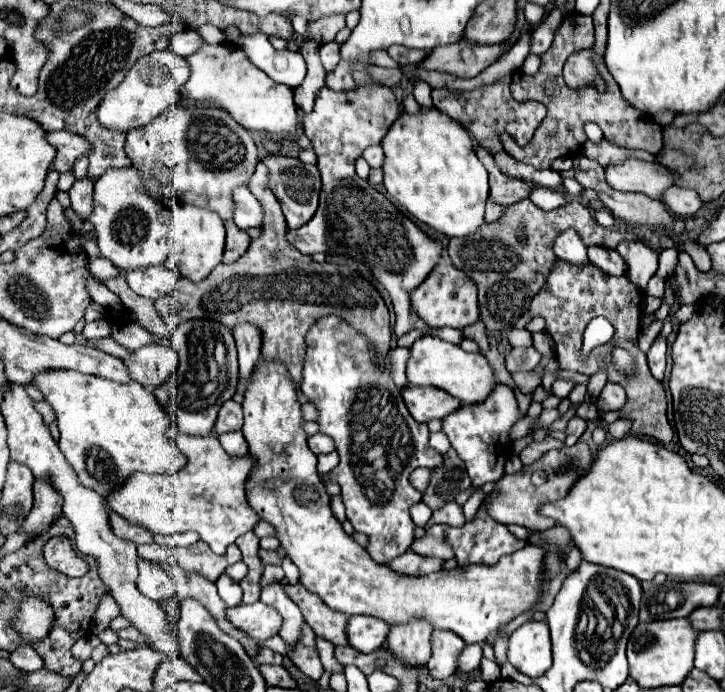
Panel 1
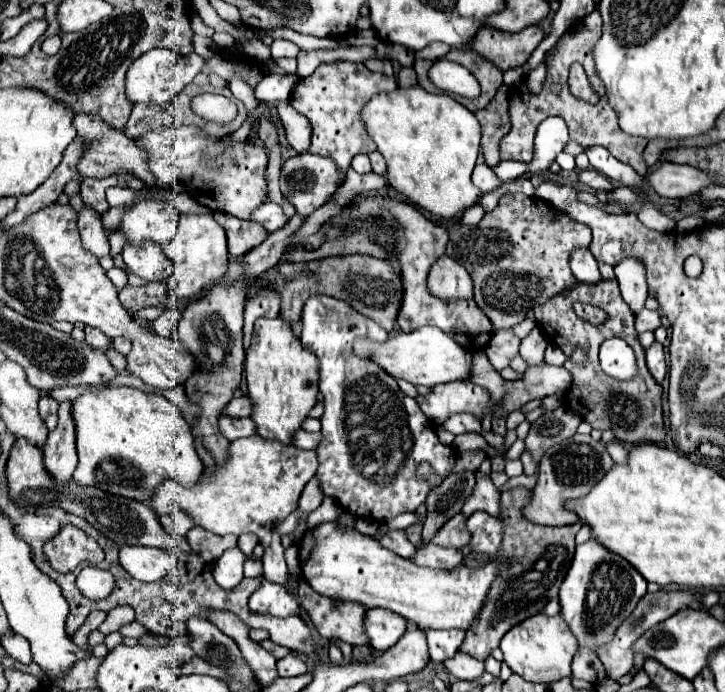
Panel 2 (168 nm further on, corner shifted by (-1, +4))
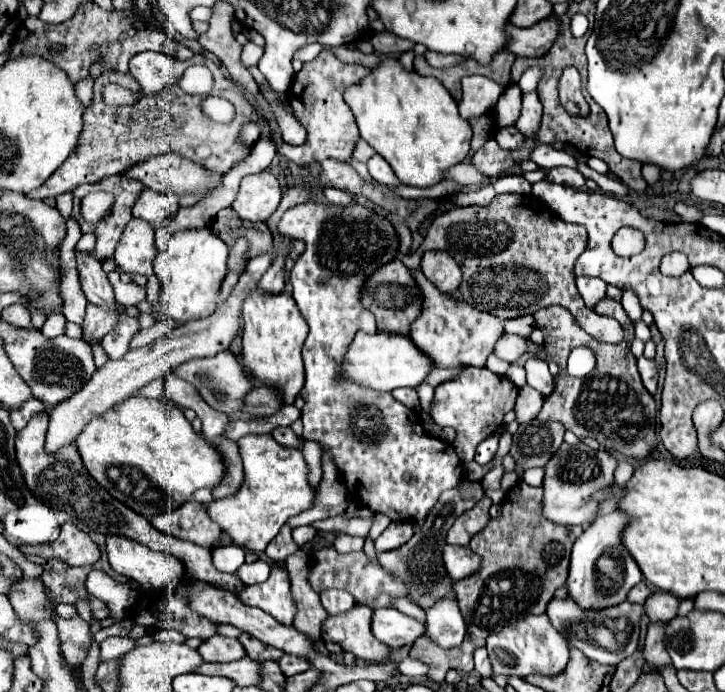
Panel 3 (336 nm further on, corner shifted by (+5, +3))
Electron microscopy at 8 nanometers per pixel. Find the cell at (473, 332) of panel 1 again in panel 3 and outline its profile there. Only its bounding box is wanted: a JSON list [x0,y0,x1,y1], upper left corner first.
[423,367,461,387]

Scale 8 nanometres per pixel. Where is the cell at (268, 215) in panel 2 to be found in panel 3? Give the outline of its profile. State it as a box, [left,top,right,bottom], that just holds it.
[279,201,464,521]

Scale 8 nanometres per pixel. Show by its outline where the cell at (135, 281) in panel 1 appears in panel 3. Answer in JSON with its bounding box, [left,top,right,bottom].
[115,219,157,275]

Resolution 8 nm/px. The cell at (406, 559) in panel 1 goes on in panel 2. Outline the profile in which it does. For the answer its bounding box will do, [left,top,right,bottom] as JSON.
[411,544,463,570]

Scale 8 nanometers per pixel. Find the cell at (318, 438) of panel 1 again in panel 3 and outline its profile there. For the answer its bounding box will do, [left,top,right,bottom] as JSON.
[271,427,303,447]

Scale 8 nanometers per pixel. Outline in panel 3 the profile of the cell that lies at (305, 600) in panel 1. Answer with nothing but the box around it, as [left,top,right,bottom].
[323,603,391,663]

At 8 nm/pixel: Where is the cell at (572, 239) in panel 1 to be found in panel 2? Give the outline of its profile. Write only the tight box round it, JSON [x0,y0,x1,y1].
[571,248,601,282]

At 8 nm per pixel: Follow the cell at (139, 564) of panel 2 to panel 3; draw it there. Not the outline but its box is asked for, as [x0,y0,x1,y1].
[107,535,183,589]

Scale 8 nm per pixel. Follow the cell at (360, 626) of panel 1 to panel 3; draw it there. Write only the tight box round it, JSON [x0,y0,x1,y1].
[373,609,425,647]

